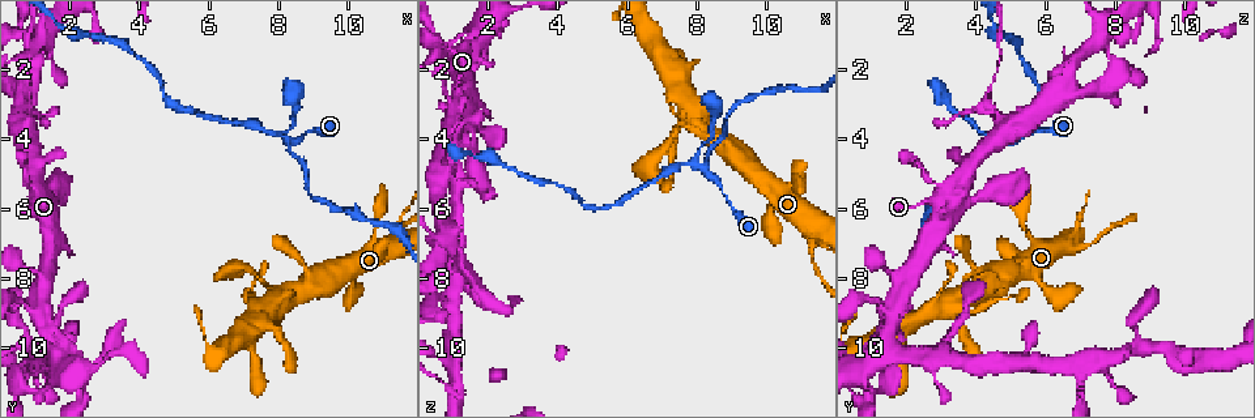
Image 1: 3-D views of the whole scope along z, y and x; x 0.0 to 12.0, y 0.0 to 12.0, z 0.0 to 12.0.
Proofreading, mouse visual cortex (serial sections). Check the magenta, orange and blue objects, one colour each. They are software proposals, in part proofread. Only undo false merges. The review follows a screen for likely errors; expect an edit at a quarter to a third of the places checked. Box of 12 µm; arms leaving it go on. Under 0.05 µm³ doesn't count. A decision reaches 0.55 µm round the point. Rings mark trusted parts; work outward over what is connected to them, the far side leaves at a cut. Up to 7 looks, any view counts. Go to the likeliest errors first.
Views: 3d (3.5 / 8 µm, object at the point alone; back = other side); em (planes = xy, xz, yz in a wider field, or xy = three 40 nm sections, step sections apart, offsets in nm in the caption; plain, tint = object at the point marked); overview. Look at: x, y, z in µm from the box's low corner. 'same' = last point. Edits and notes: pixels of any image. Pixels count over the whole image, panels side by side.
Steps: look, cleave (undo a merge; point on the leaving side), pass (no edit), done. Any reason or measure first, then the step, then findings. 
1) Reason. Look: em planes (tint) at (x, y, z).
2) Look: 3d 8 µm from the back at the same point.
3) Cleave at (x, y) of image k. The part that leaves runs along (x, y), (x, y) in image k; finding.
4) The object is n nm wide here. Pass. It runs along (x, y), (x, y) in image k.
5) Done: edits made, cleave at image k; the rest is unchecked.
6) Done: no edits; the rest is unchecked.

Four-way junction. Look: 3d 3.5 µm at (8.0, 3.8, 4.8).

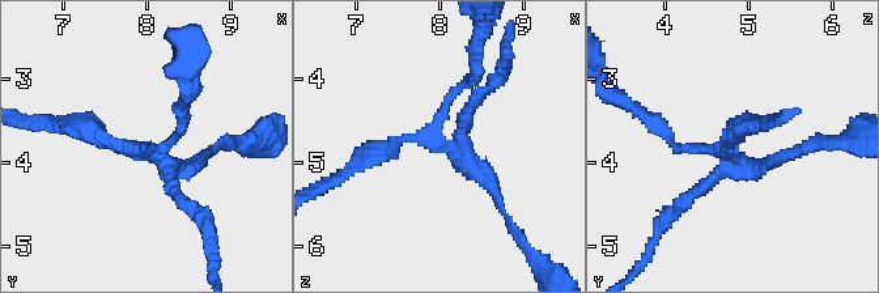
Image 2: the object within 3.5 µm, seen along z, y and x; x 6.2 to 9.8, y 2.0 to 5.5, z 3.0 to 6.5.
4 arms meet here; the arms are 150, 150, 200, 250 nm wide; shape alone is not enough. Look: em xy step 5 (tint) at (8.00, 3.85, 4.75).

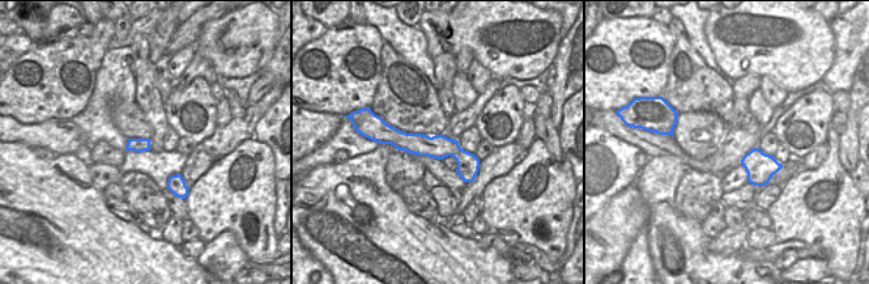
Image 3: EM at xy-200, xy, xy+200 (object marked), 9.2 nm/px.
Pass. One cell here.

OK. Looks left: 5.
Sudden change in width. Look: 3d 3.5 µm at (11.3, 7.1, 7.1).

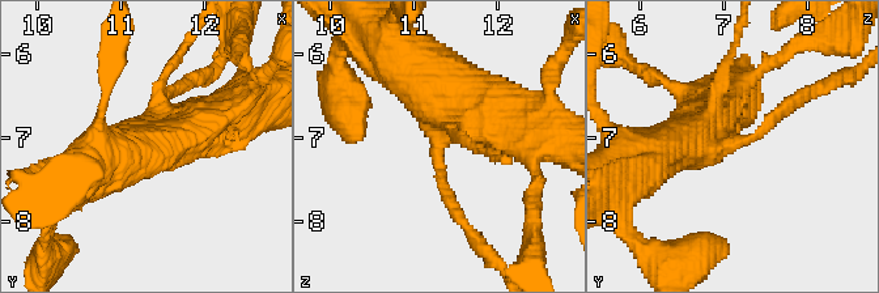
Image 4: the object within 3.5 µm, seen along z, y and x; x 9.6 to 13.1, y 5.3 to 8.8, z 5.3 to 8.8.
4 arms meet here; the arms are 150, 200, 600, 600 nm wide. Look: em xy step 5 (tint) at (11.35, 7.10, 7.00).

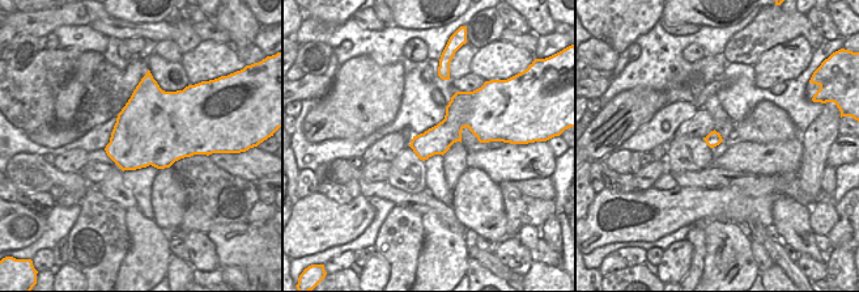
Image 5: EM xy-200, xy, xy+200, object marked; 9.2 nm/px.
Pass. One cell here.

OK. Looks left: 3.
Look: 3d 8 µm at (0.9, 9.9, 8.7).

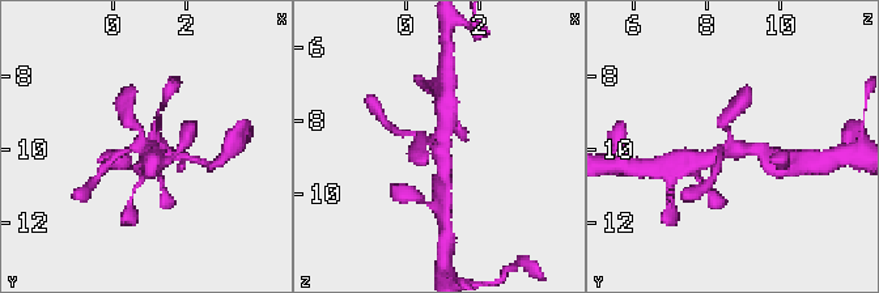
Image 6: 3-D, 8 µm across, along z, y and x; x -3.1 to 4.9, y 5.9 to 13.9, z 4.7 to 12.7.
4 arms meet here; the arms are 150, 200, 350, 450 nm wide; need the tissue. Look: em xy step 1 (tint) at (1.0, 10.0, 8.8).

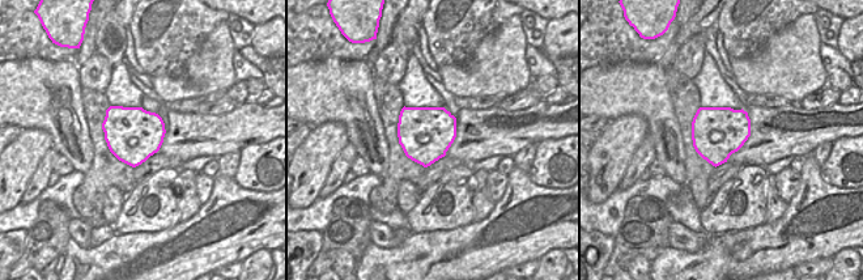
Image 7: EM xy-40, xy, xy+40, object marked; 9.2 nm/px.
Pass. It runs along (446, 115), (441, 139), (444, 185) in image 6; one cell here.

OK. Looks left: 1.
Done: no edits; the rest is unchecked.

